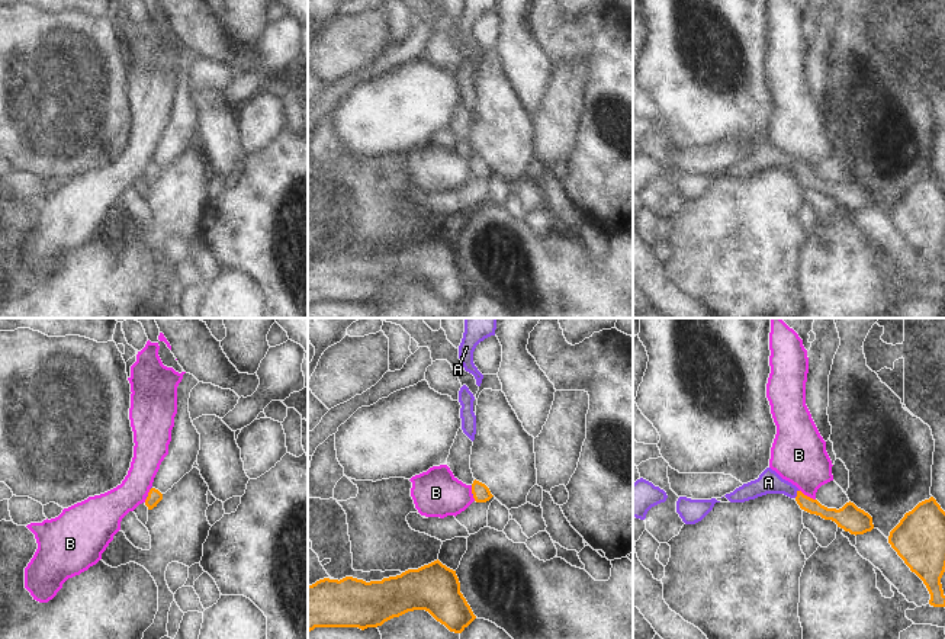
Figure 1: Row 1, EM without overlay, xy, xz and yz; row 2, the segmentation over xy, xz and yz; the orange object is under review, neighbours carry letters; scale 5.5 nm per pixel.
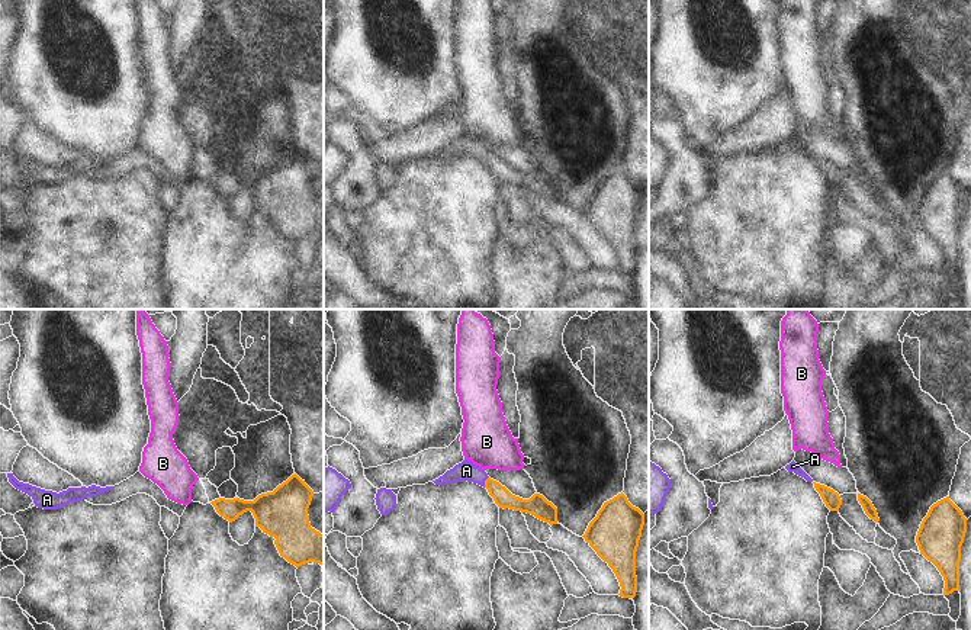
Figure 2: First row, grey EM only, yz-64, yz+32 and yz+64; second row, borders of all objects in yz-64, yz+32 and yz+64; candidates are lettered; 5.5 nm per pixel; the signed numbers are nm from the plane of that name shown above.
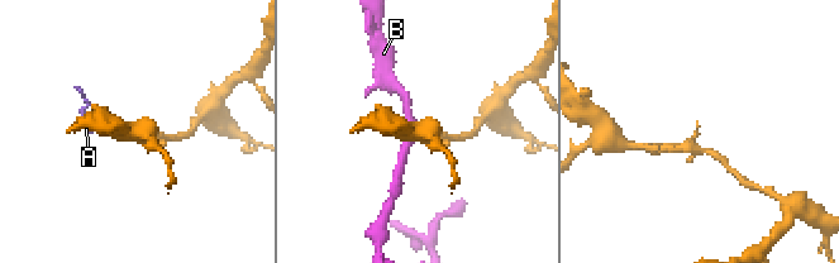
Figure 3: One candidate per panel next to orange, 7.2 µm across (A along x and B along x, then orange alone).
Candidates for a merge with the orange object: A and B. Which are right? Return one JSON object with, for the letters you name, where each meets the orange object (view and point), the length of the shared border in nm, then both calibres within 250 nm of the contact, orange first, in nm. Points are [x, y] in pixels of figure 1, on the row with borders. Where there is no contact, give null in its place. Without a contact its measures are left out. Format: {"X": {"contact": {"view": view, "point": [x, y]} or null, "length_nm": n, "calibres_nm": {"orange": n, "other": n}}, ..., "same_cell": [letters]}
{"A": {"contact": {"view": "yz", "point": [797, 494]}, "length_nm": 50, "calibres_nm": {"orange": 80, "other": 130}}, "same_cell": ["A"]}

